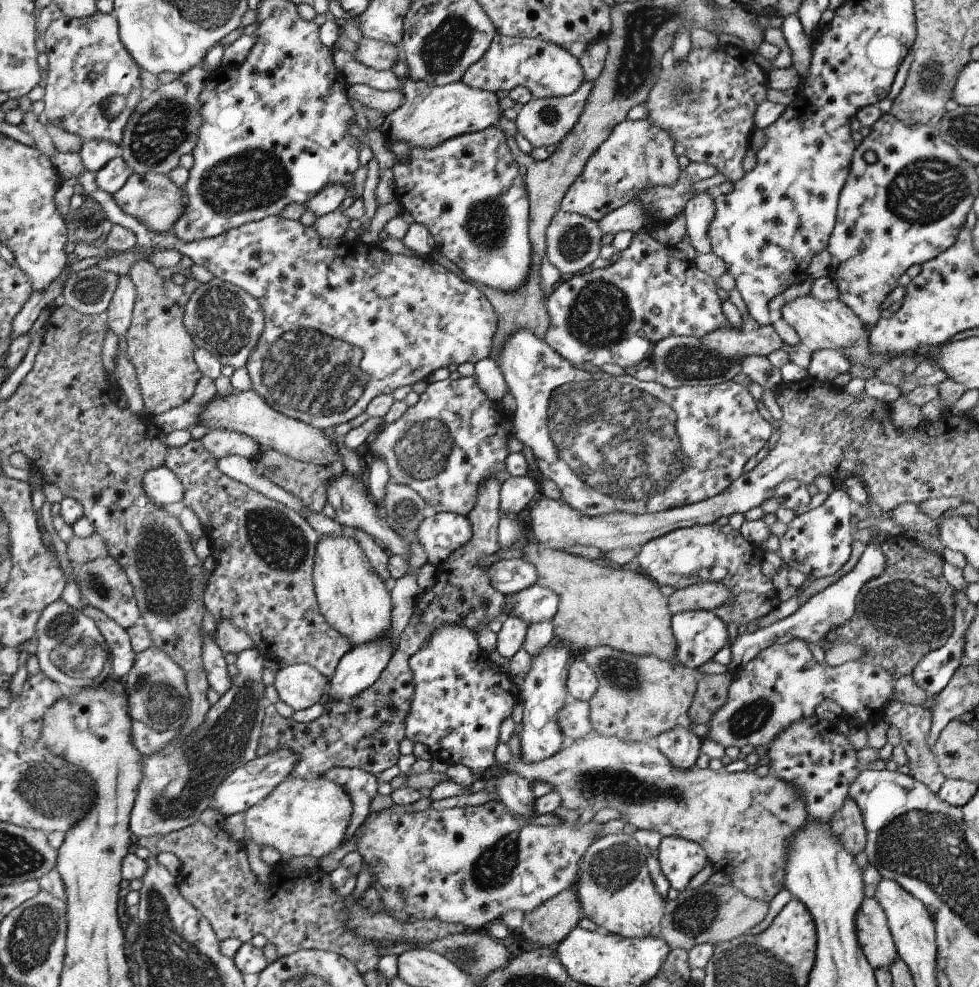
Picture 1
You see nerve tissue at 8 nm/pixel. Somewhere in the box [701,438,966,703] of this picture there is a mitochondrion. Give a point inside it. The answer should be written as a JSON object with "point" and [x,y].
{"point":[905,610]}

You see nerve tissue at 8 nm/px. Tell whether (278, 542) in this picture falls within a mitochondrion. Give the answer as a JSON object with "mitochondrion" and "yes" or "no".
{"mitochondrion":"yes"}

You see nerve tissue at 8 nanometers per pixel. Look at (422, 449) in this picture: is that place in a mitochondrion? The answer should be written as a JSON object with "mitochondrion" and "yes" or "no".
{"mitochondrion":"yes"}

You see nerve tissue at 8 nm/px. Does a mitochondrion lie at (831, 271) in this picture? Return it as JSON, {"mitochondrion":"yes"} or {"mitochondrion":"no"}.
{"mitochondrion":"no"}

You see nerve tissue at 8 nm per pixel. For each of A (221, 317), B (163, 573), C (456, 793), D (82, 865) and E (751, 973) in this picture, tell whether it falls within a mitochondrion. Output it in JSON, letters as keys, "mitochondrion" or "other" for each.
{"A":"mitochondrion","B":"mitochondrion","C":"other","D":"other","E":"mitochondrion"}

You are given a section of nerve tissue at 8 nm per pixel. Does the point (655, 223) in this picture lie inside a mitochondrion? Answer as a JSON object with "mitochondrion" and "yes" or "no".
{"mitochondrion":"no"}

